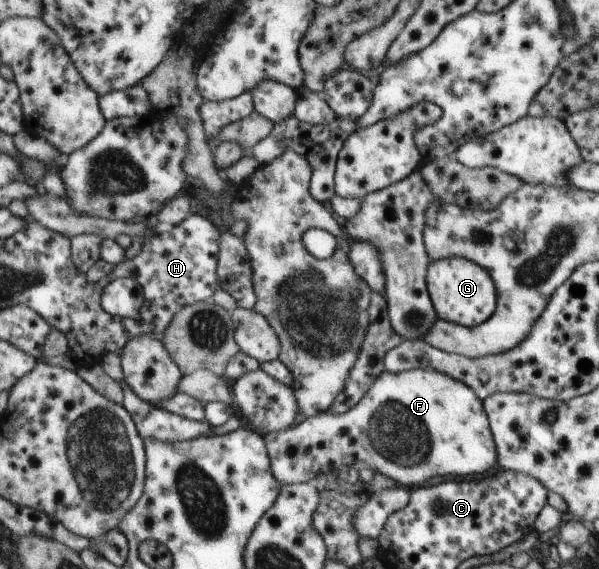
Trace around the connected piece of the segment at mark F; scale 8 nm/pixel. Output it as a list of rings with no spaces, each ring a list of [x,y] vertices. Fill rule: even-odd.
[[[416,368],[403,373],[384,372],[371,386],[364,402],[360,401],[344,414],[324,411],[312,418],[303,418],[288,430],[278,434],[267,434],[265,440],[271,454],[271,462],[276,478],[284,485],[304,484],[320,474],[350,466],[354,462],[366,462],[376,472],[392,478],[400,487],[414,489],[424,486],[432,478],[446,476],[484,476],[498,461],[498,447],[495,445],[490,420],[485,404],[479,395],[459,379],[450,378],[440,370]]]

